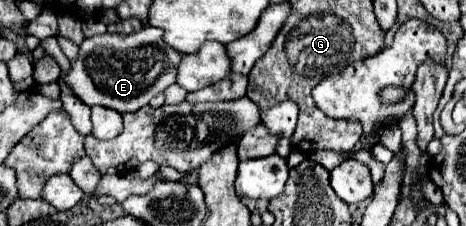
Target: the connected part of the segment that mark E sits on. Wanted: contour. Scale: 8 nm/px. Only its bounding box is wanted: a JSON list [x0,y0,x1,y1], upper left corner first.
[65,25,185,113]

